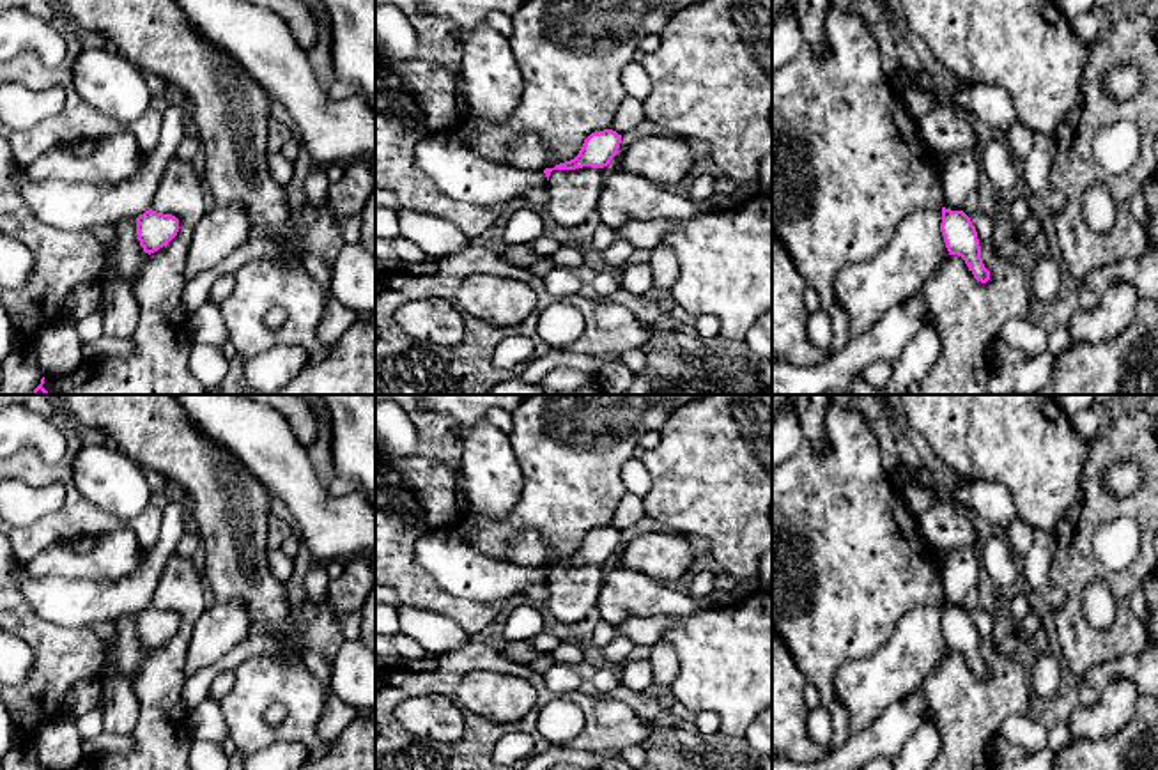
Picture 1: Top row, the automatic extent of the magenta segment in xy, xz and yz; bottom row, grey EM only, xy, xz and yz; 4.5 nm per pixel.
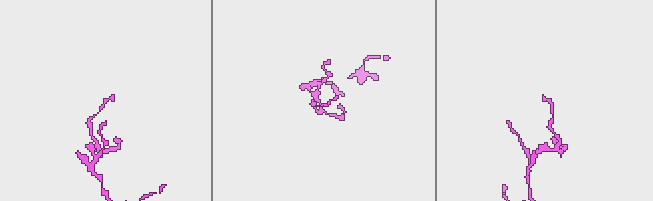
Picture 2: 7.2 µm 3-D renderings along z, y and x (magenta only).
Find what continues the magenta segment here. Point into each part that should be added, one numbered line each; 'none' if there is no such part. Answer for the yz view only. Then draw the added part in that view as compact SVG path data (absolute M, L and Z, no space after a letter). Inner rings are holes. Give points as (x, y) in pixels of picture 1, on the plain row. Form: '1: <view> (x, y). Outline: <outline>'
none

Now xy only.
none

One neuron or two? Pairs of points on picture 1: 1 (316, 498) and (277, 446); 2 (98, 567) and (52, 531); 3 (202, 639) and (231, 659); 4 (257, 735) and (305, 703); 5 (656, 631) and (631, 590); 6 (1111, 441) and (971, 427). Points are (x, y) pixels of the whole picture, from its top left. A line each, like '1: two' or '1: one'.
1: one
2: two
3: two
4: one
5: two
6: two

